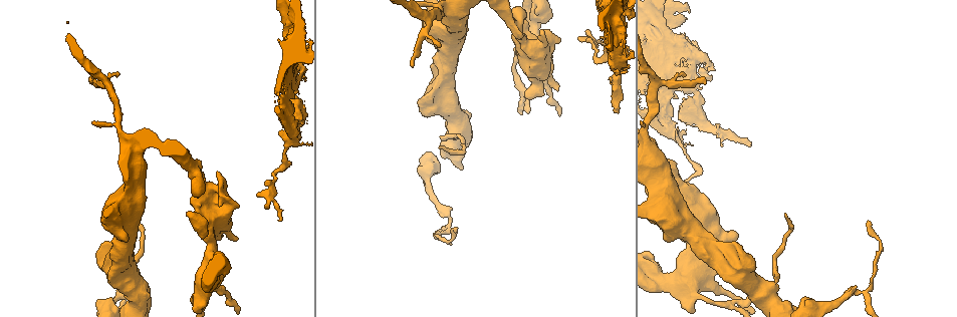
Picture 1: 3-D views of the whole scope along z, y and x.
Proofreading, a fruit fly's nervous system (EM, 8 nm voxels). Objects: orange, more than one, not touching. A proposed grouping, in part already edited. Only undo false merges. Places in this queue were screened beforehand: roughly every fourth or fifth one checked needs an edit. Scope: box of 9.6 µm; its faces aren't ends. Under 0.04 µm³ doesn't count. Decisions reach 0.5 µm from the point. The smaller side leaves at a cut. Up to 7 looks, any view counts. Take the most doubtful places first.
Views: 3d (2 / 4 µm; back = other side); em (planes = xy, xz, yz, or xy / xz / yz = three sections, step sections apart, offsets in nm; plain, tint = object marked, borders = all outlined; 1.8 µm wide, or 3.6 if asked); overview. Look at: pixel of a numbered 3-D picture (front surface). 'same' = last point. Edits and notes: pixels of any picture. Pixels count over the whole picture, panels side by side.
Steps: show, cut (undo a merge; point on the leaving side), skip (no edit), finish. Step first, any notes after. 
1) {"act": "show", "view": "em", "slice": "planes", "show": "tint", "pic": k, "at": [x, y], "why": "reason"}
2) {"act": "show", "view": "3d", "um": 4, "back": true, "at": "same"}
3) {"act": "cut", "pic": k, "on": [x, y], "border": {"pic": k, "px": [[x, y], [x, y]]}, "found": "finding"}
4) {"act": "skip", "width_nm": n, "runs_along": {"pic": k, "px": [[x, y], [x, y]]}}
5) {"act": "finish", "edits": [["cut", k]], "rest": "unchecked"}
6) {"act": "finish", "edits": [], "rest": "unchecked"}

{"act": "show", "view": "3d", "um": 2, "back": true, "pic": 1, "at": [662, 105], "why": "touches itself"}

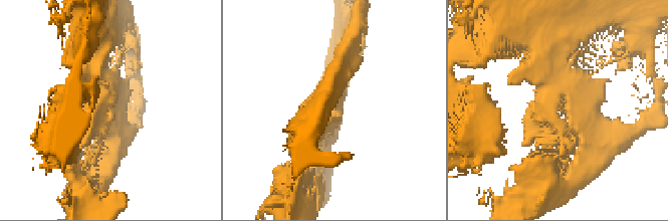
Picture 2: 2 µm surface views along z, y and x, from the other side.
{"act": "show", "view": "em", "um": 3.6, "slice": "xz", "step": 16, "show": "tint", "pic": 2, "at": [100, 111]}

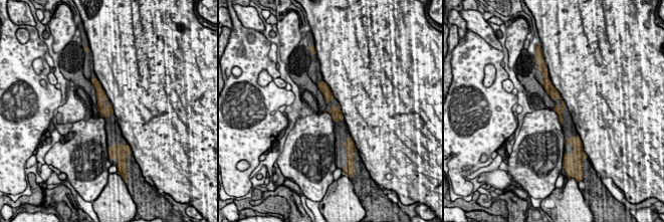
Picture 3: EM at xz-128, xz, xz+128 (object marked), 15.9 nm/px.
{"act": "show", "view": "em", "um": 3.6, "slice": "planes", "show": "tint", "at": "same"}

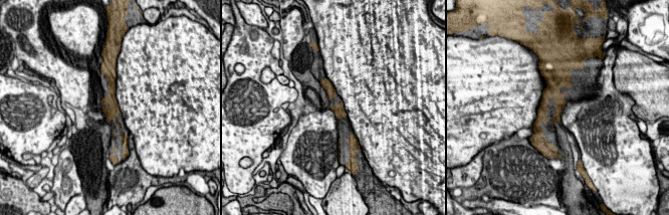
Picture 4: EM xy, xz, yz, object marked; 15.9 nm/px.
{"act": "skip", "runs_along": {"pic": 4, "px": [[558, 78], [537, 127]]}, "found": "all the same neuron"}

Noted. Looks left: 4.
{"act": "show", "view": "em", "um": 3.6, "slice": "planes", "show": "tint", "pic": 1, "at": [210, 195], "why": "calibre changes"}

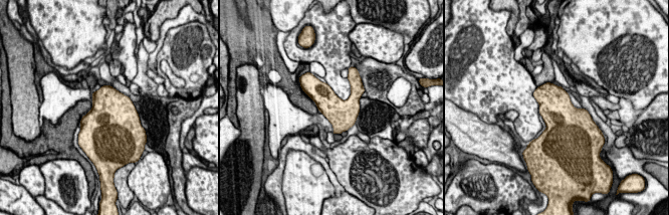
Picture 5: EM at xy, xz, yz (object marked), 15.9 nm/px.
{"act": "skip", "width_nm": 420, "found": "all the same neuron"}

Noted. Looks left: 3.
{"act": "show", "view": "em", "slice": "planes", "show": "tint", "pic": 1, "at": [448, 228], "why": "abrupt turn"}

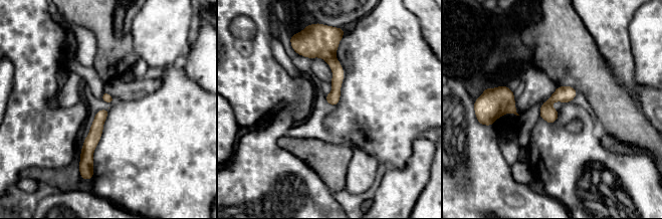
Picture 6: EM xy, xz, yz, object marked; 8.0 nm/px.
{"act": "cut", "pic": 6, "on": [511, 108], "border": {"pic": 6, "px": [[513, 99], [506, 112]]}, "found": "a second neuron is stuck on"}

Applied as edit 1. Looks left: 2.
{"act": "finish", "edits": [["cut", 6]], "rest": "unchecked"}

